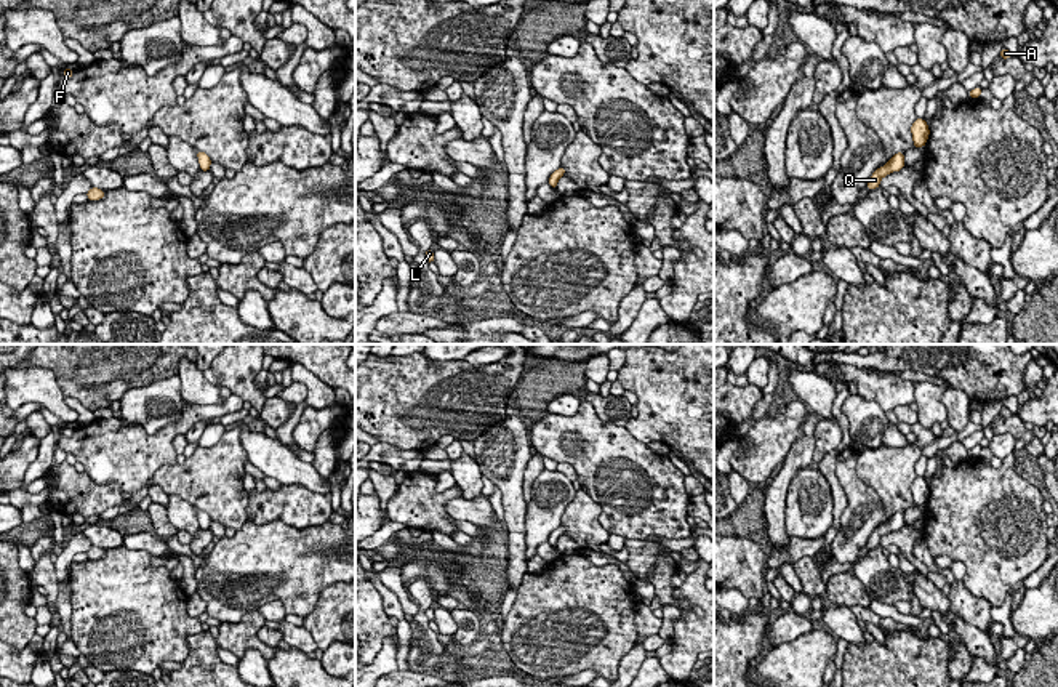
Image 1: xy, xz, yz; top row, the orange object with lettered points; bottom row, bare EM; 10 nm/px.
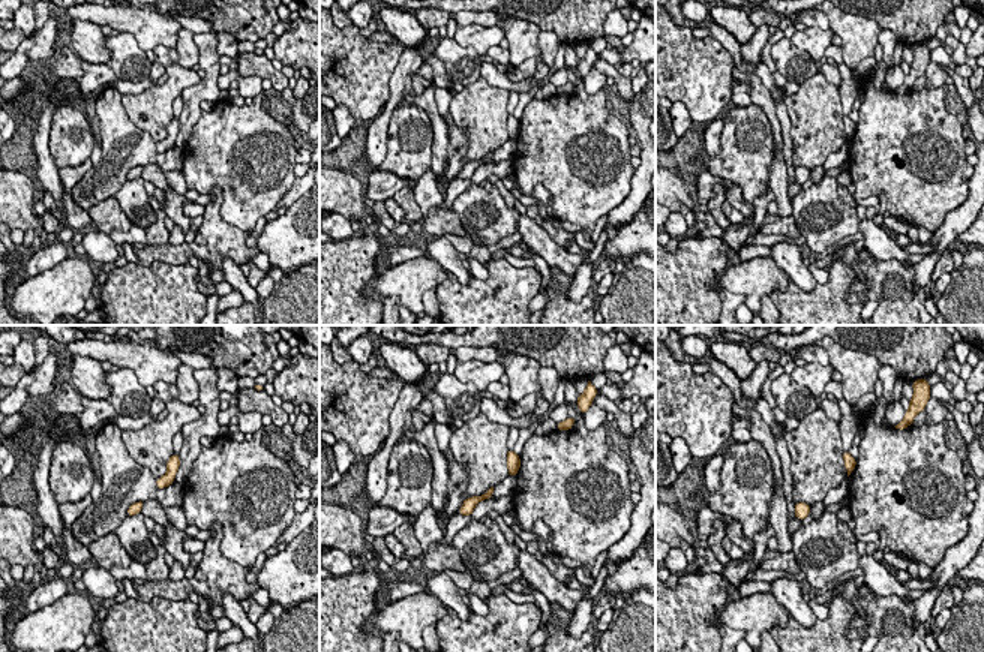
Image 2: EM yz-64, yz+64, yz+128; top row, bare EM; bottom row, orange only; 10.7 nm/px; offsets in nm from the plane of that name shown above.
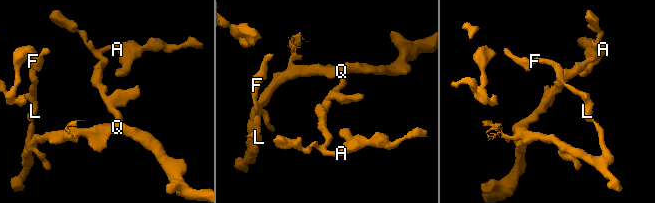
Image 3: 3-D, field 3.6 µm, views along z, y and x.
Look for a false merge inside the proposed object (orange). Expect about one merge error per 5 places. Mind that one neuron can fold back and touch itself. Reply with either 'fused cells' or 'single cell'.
single cell

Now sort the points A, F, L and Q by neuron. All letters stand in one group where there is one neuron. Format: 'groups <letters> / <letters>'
groups A F L Q

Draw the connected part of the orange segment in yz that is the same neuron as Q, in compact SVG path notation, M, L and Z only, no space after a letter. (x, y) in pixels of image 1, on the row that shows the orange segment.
M896 152L887 165L877 168L872 176L869 178L869 184L866 186L869 191L877 189L880 184L880 179L887 176L888 173L900 171L904 168L904 152Z

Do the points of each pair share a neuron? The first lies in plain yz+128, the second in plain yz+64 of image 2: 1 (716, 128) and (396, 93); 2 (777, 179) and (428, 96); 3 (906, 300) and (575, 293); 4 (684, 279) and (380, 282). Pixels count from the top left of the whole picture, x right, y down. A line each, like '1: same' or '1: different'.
1: same
2: same
3: different
4: different

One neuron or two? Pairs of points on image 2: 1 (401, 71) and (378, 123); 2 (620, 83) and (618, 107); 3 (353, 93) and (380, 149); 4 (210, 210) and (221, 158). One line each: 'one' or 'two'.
1: one
2: two
3: two
4: two

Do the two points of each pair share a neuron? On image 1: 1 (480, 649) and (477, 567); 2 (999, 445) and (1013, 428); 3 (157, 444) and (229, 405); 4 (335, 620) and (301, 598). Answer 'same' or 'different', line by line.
1: same
2: different
3: same
4: different

